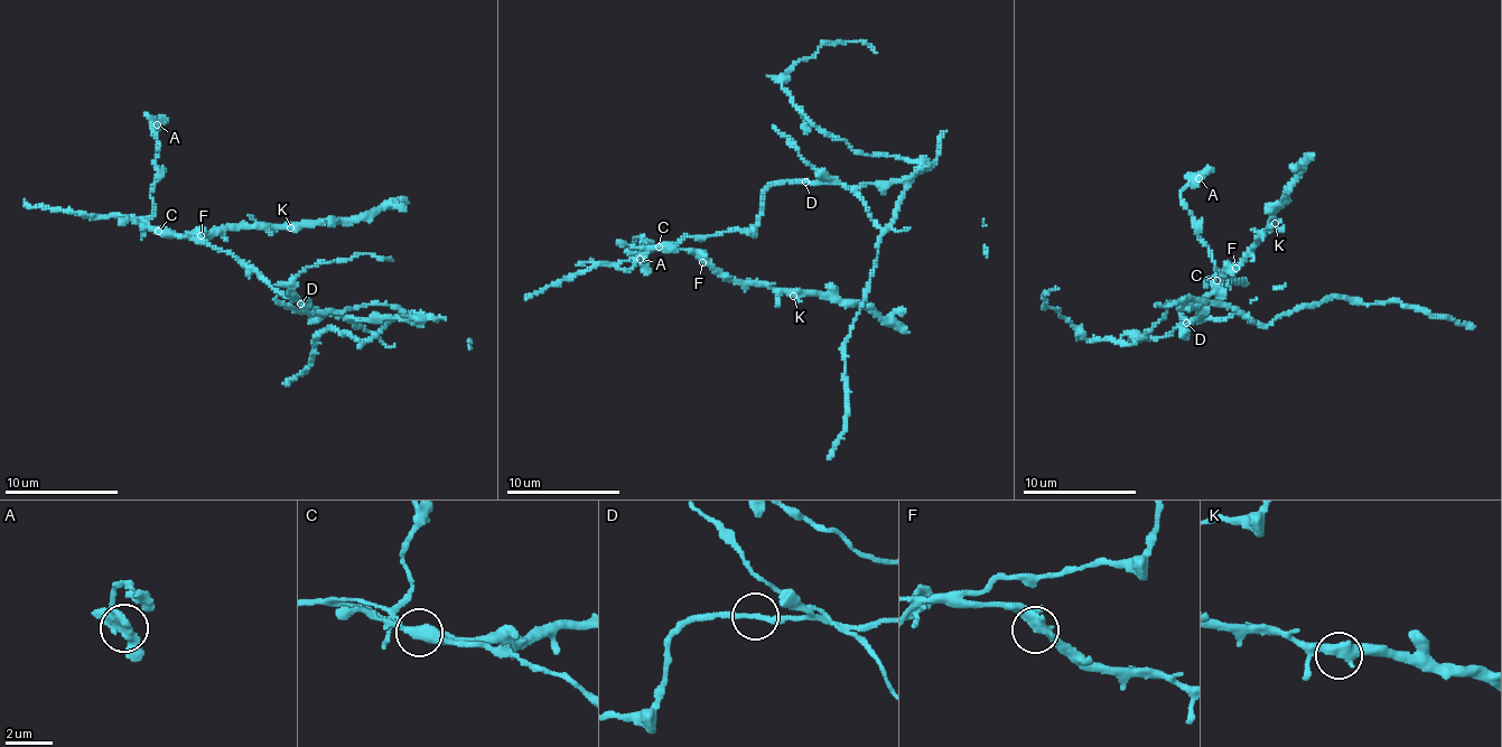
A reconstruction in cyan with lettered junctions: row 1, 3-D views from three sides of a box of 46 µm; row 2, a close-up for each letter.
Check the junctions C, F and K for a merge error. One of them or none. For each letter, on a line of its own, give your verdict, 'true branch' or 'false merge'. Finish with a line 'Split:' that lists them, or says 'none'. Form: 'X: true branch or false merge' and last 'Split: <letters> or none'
C: false merge
F: true branch
K: true branch
Split: C

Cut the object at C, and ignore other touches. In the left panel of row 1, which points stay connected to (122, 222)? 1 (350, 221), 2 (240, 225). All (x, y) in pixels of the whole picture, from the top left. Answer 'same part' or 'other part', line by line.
1: same part
2: same part

